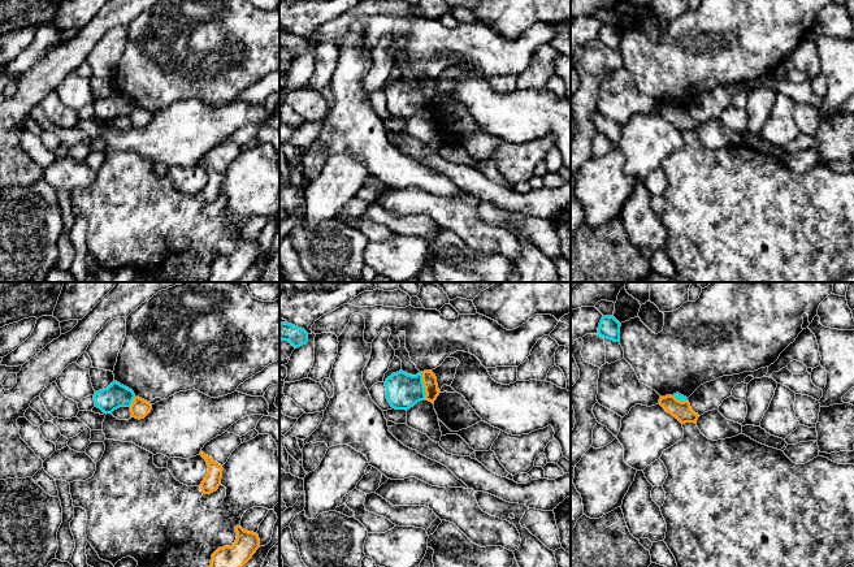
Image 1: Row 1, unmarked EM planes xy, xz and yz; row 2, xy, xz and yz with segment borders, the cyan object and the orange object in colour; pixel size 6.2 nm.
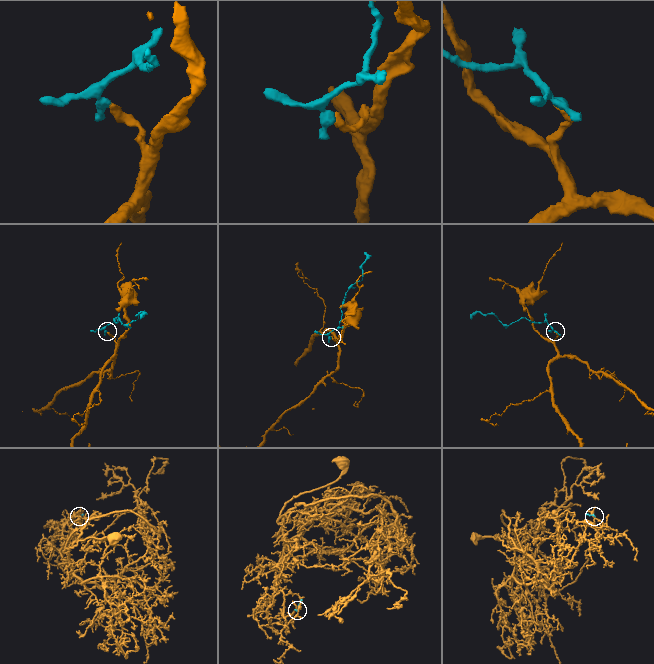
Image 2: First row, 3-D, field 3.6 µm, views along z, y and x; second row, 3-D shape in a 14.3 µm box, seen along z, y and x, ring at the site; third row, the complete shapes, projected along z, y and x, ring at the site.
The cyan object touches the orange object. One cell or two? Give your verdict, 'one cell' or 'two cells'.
two cells

